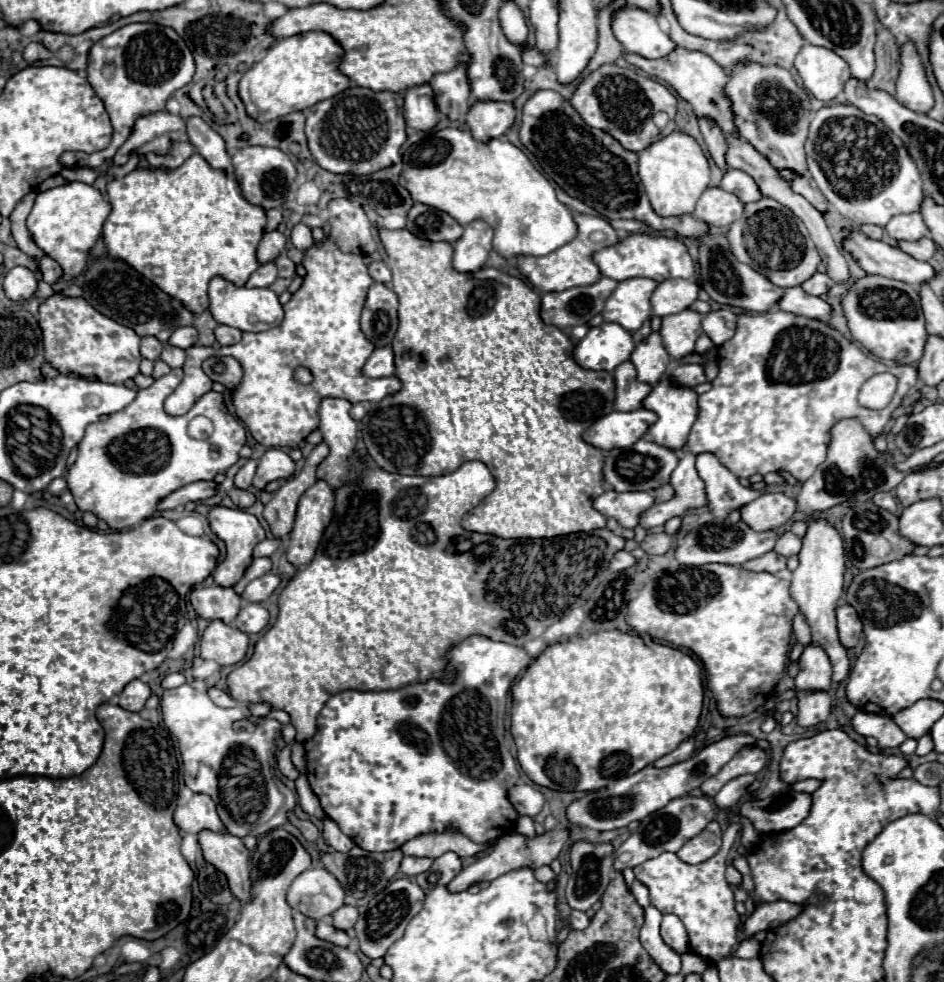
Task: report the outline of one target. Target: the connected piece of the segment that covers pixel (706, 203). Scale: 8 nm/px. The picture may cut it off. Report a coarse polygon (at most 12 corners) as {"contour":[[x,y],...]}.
{"contour":[[721,187],[703,191],[695,217],[727,227],[743,213],[743,203]]}

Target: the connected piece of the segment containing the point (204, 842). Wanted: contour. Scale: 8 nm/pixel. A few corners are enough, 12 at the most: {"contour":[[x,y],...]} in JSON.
{"contour":[[199,831],[203,857],[249,901],[249,851],[239,837]]}

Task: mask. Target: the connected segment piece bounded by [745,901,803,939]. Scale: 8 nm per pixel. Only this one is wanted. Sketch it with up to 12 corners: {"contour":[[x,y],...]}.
{"contour":[[789,901],[757,905],[745,919],[745,939],[777,929],[803,911]]}

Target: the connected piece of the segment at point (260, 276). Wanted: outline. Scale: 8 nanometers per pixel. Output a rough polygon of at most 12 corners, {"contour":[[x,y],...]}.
{"contour":[[275,261],[261,265],[247,287],[269,287],[277,279]]}

